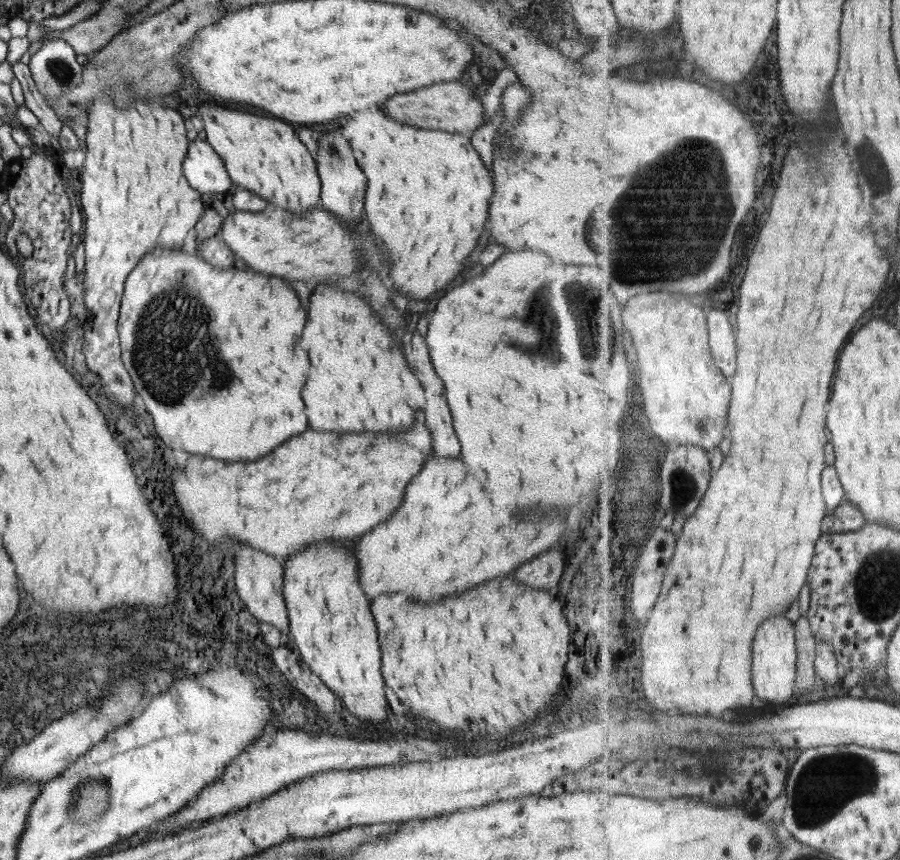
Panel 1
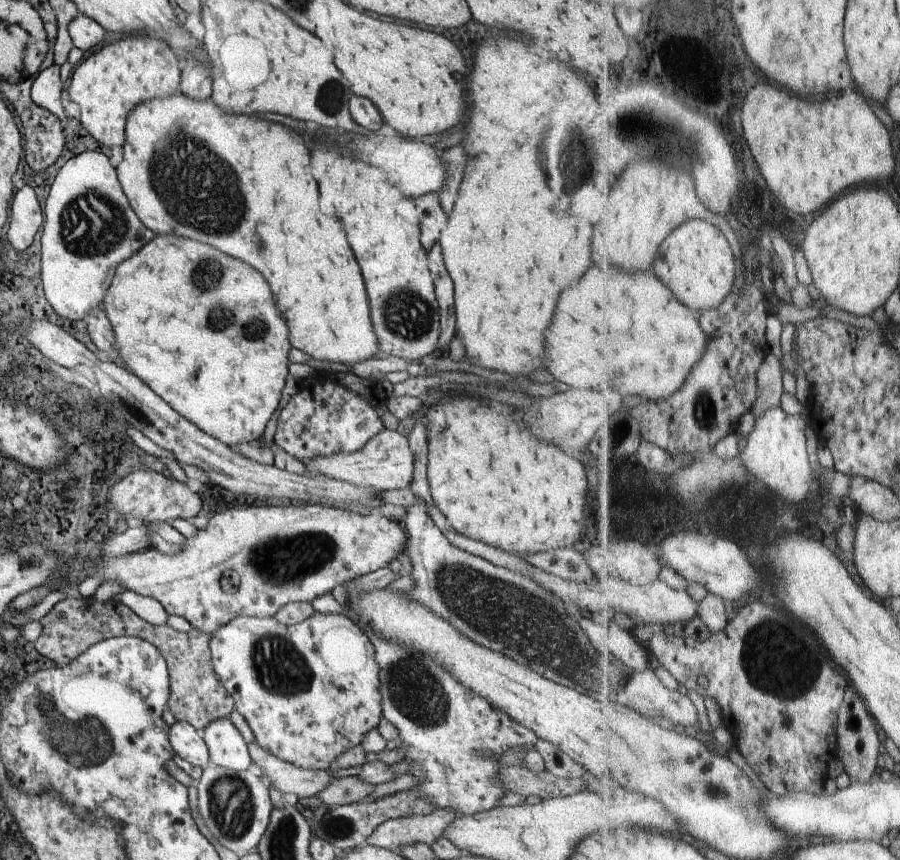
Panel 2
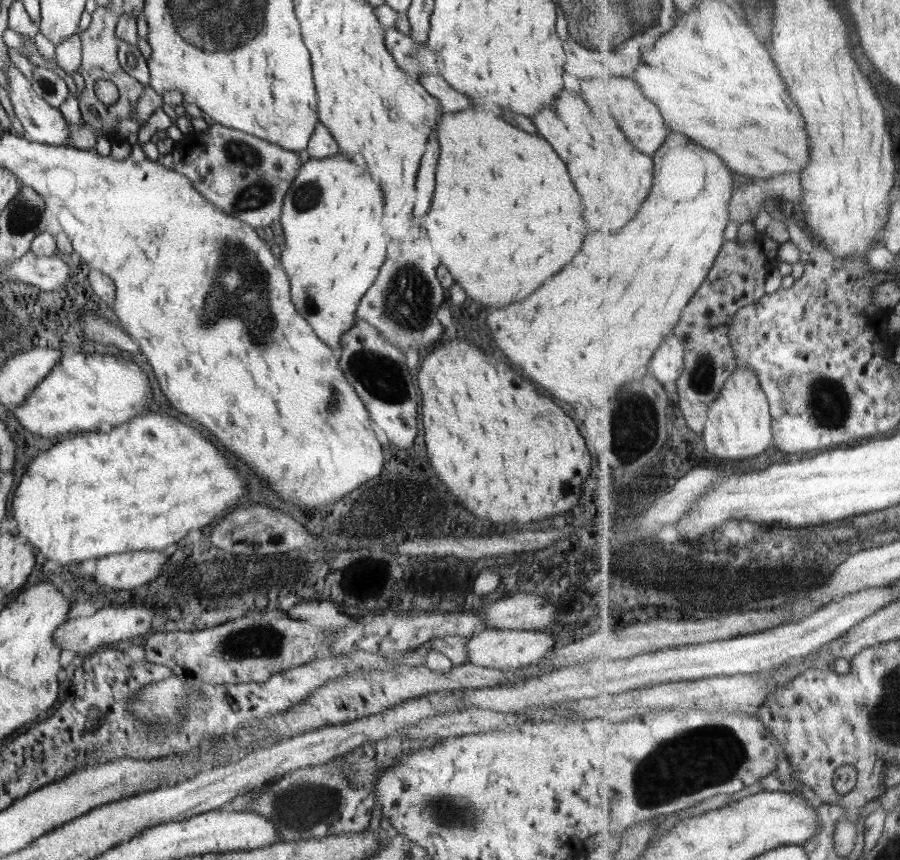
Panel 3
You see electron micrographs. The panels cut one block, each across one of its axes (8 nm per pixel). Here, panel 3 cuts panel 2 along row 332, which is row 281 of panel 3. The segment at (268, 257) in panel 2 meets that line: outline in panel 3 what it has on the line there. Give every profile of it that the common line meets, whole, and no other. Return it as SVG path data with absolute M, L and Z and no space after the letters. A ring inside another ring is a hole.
M330 156L304 163L284 197L281 218L286 245L281 263L290 280L291 301L314 333L330 348L340 348L342 334L354 326L361 296L374 284L386 260L390 237L382 226L385 200L378 182L350 158Z

